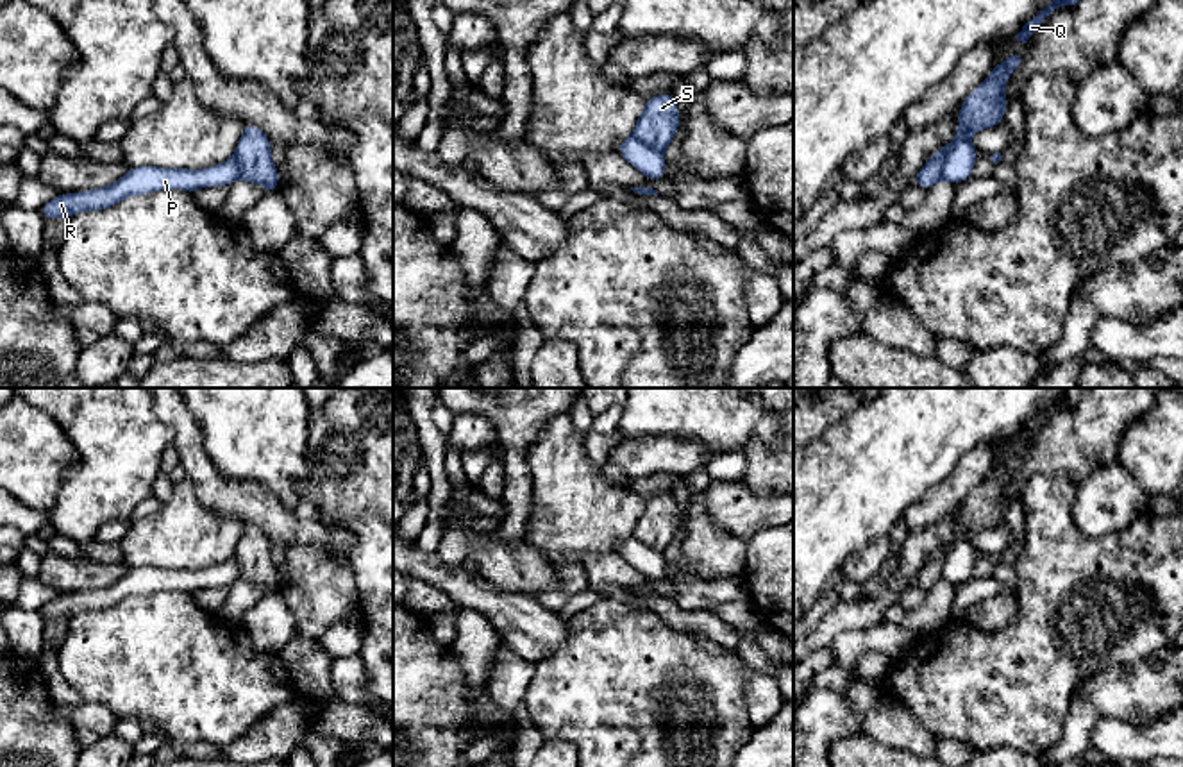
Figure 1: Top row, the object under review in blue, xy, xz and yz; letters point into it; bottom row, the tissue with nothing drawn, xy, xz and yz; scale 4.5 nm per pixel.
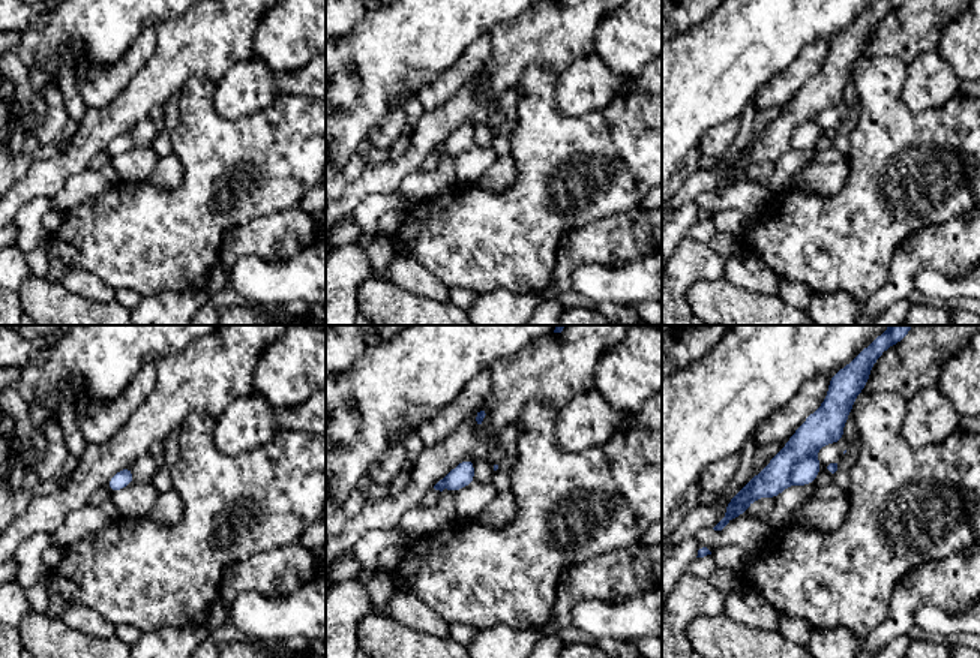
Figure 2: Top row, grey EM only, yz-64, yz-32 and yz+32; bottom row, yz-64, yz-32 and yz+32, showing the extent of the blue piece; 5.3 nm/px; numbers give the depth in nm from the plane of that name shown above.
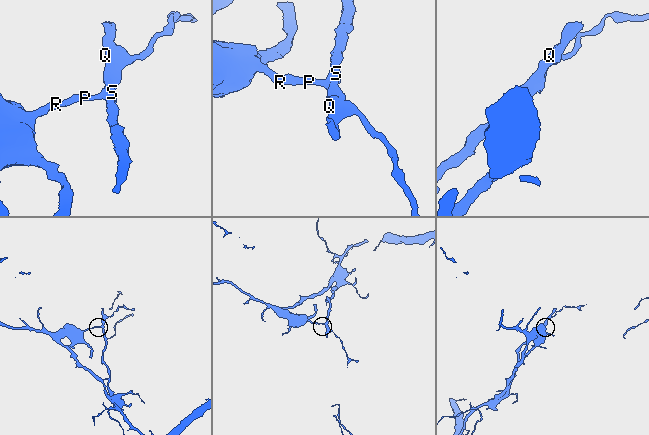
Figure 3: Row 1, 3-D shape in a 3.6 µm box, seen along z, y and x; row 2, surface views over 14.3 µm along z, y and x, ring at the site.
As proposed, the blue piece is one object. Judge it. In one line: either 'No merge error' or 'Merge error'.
Merge error

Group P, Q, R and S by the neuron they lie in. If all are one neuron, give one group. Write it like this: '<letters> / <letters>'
P R / Q S

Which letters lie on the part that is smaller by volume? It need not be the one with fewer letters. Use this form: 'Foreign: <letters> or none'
Foreign: Q, S

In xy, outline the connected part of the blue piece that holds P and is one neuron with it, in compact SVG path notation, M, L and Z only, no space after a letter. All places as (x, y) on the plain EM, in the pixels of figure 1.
M234 558L202 570L132 567L123 577L105 588L59 594L38 610L38 615L43 620L70 620L75 613L109 610L130 595L148 595L157 590L184 590L193 594L200 588L231 586L239 576L241 570Z

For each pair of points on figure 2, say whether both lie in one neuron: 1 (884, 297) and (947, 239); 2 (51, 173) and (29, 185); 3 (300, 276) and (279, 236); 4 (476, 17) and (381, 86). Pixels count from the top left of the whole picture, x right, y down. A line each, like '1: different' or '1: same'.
1: same
2: same
3: different
4: same

